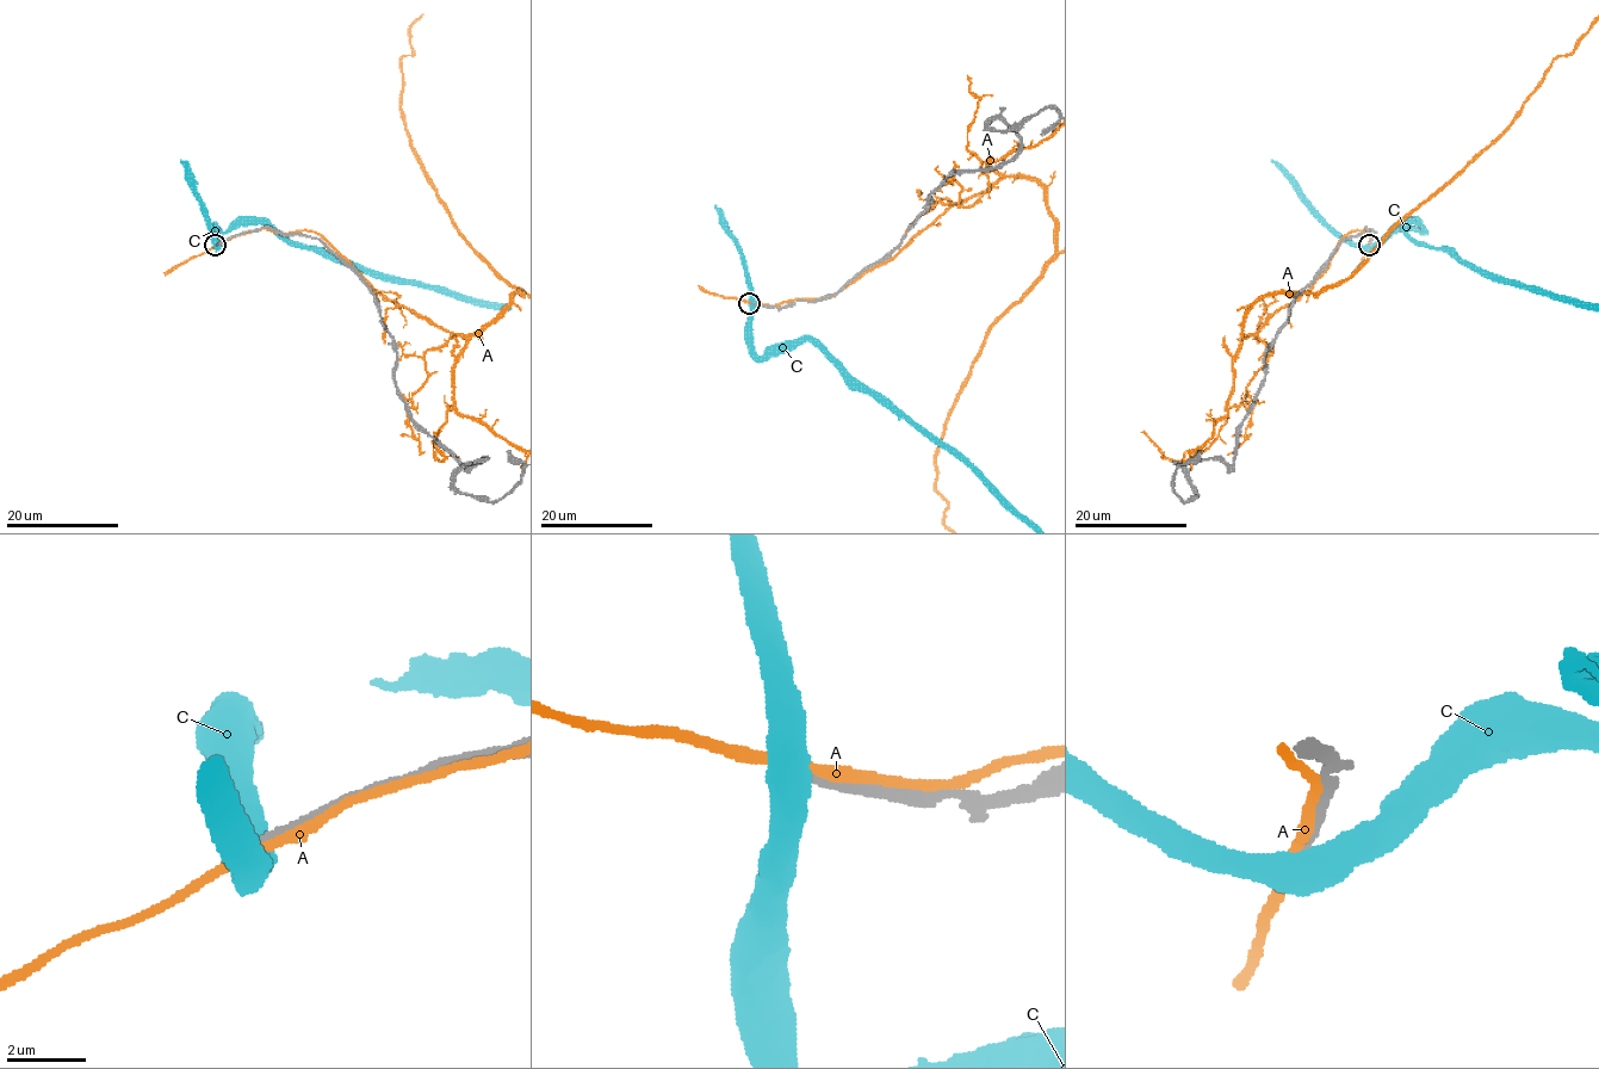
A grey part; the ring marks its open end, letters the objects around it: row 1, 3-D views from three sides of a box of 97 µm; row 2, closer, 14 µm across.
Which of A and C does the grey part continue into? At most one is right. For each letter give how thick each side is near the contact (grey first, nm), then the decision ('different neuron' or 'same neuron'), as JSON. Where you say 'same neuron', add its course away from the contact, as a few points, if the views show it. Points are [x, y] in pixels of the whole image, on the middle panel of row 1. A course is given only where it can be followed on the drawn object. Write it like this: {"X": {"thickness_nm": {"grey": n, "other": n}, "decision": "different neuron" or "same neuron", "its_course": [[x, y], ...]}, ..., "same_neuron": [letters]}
{"A": {"thickness_nm": {"grey": 260, "other": 280}, "decision": "different neuron"}, "C": {"thickness_nm": {"grey": 280, "other": 600}, "decision": "different neuron"}, "same_neuron": []}

